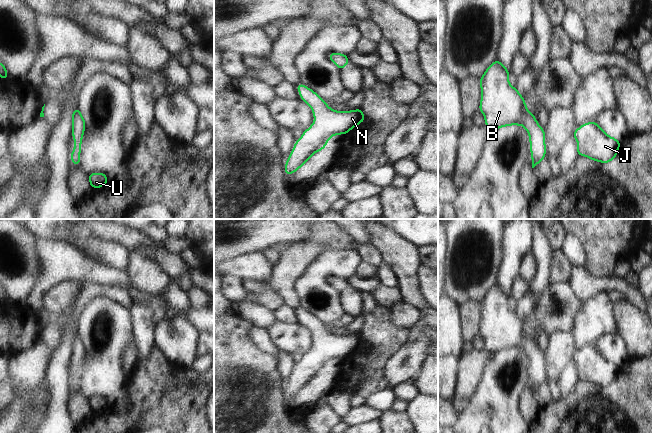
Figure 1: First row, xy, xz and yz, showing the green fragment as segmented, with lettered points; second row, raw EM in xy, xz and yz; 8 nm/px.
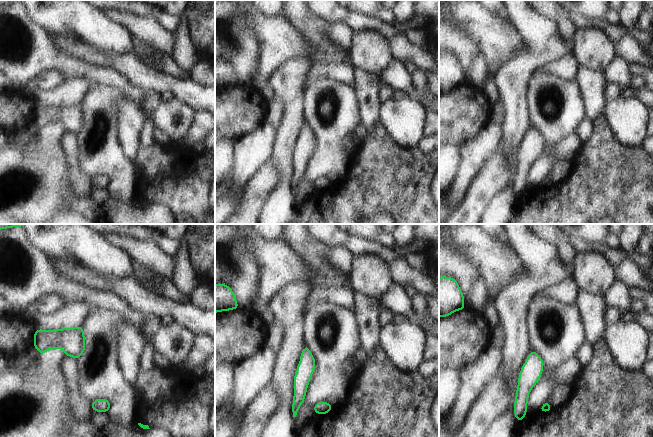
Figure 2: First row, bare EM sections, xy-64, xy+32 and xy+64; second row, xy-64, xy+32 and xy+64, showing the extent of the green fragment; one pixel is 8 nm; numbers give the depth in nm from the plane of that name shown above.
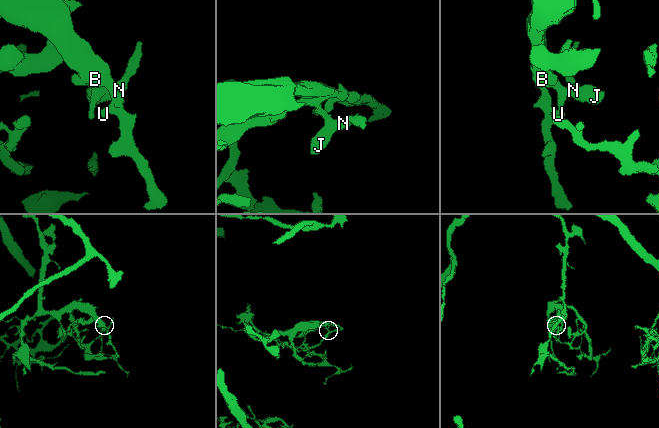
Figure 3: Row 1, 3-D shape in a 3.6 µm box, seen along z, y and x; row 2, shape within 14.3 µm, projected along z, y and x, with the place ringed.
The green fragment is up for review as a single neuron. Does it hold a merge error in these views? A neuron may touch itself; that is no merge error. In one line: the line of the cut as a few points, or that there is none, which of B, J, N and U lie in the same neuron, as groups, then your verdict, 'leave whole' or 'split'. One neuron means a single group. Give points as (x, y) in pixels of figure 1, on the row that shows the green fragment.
cut none; groups B J N U; leave whole

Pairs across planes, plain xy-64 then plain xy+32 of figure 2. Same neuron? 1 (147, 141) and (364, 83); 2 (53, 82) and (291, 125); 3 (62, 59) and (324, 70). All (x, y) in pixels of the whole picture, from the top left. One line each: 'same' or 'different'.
1: same
2: same
3: different

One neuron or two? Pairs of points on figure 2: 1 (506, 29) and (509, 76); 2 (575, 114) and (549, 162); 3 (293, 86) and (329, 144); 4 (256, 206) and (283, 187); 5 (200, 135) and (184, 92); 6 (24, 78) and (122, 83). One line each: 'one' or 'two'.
1: two
2: one
3: two
4: two
5: two
6: one

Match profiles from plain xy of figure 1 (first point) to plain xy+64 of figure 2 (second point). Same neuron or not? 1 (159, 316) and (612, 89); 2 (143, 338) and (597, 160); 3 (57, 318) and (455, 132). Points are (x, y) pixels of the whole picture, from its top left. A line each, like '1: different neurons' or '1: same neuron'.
1: same neuron
2: different neurons
3: different neurons

